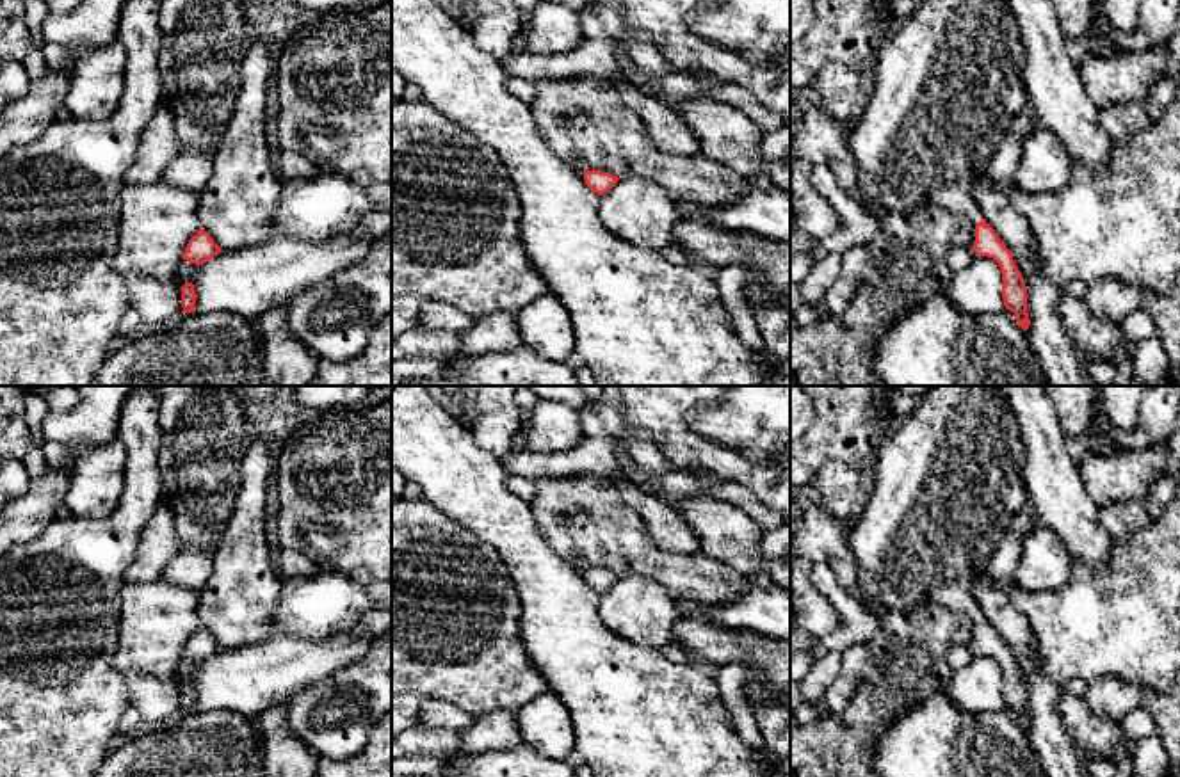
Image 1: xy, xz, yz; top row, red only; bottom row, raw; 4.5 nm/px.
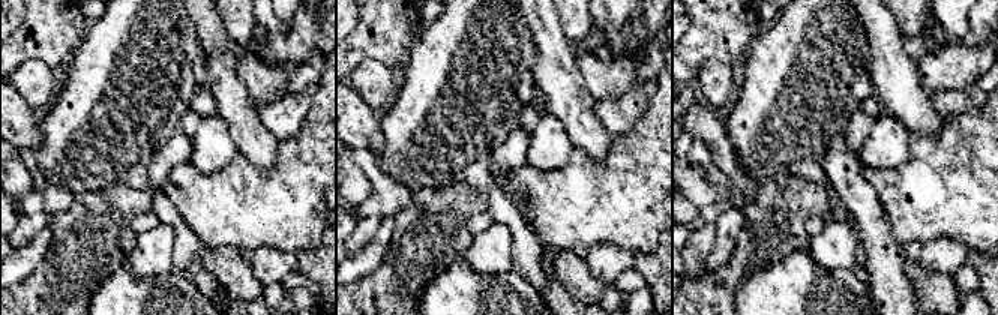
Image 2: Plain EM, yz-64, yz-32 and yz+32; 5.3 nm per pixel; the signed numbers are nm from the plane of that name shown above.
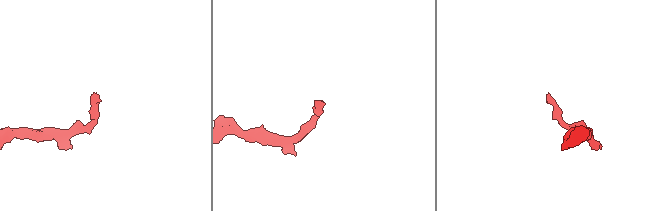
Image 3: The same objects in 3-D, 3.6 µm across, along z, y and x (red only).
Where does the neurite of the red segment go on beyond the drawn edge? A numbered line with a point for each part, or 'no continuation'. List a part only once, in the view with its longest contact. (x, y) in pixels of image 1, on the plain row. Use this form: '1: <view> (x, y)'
1: yz (947, 482)

